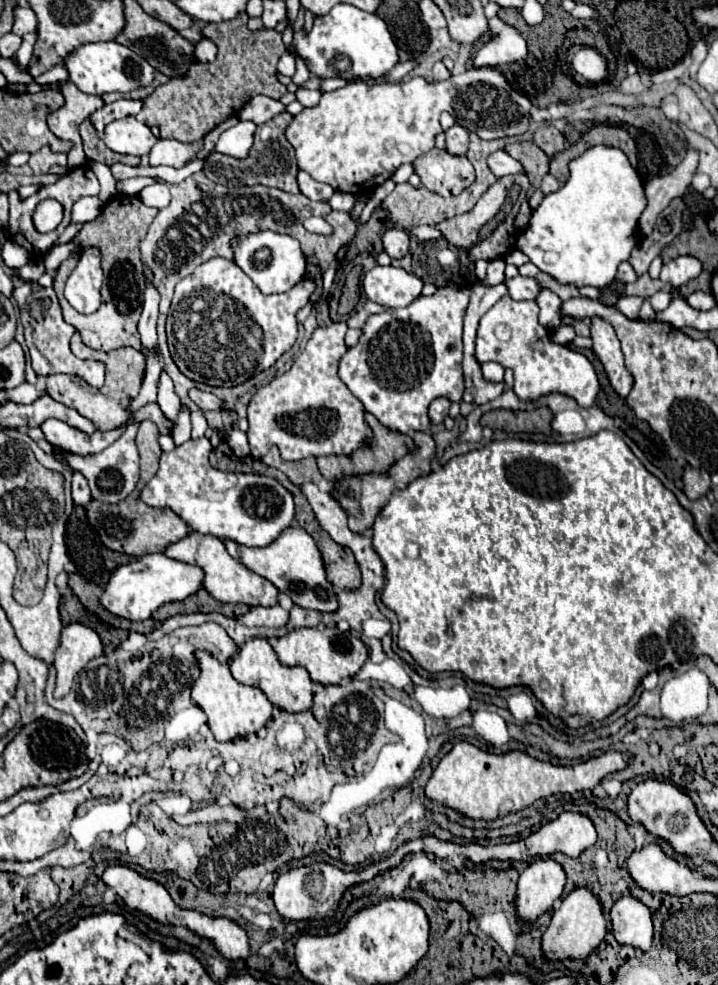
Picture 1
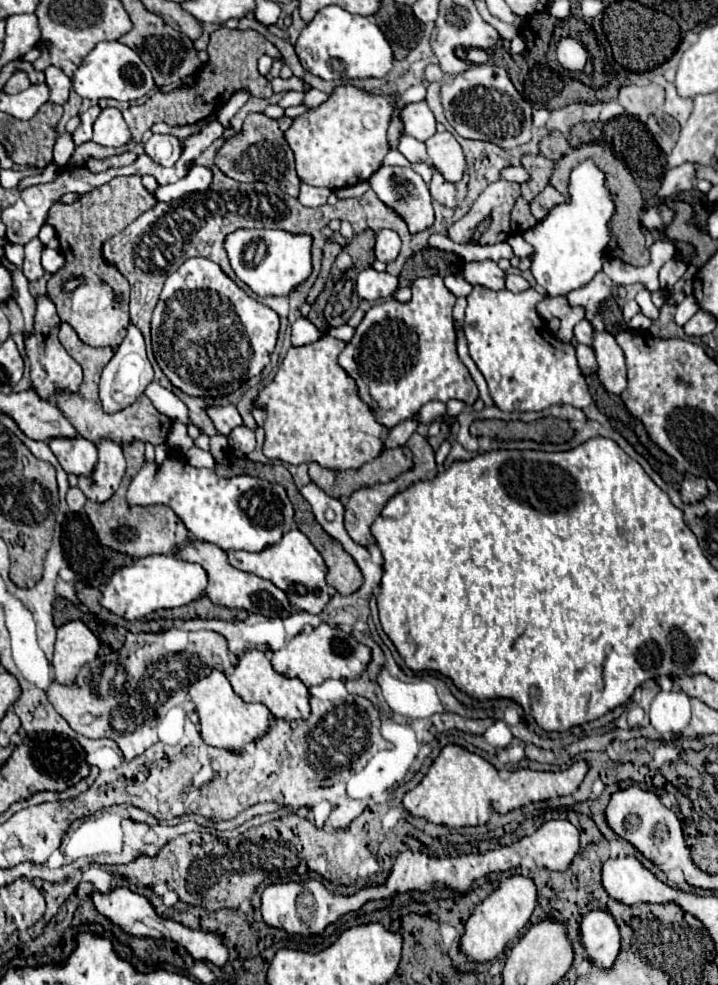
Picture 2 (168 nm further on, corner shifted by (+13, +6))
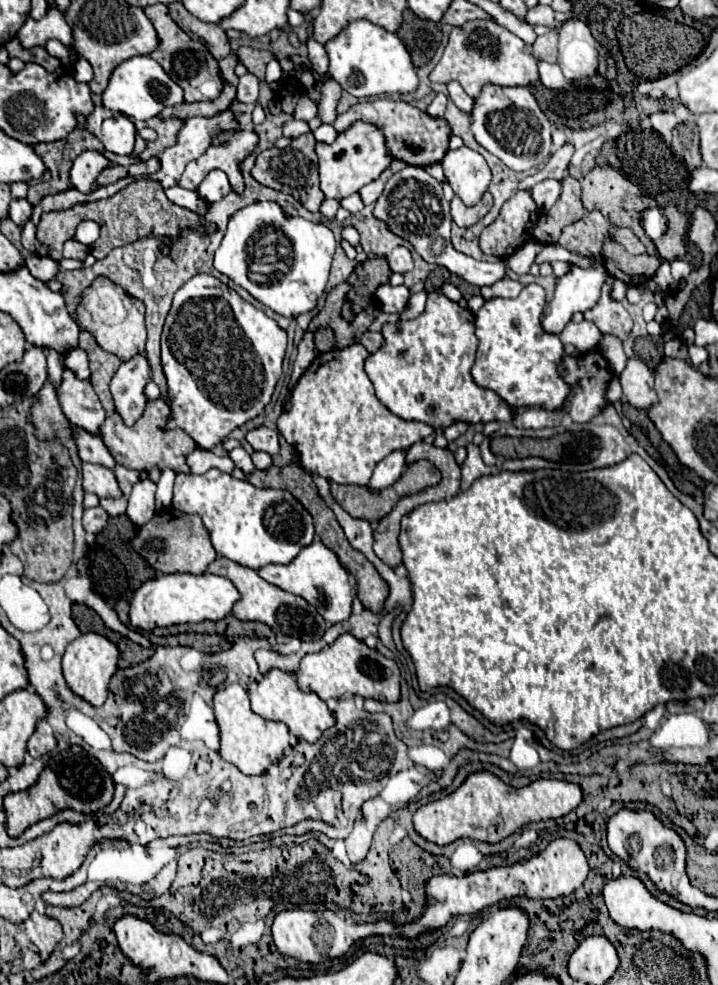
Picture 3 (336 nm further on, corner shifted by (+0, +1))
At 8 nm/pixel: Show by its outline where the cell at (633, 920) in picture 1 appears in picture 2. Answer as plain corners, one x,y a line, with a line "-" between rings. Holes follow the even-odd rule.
592,910
580,924
580,944
584,958
598,968
610,968
620,952
620,932
606,910

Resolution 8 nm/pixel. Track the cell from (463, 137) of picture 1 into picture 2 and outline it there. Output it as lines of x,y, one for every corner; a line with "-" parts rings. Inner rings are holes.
436,132
424,144
426,144
432,166
444,176
444,180
452,184
460,182
466,170
466,158
458,140
450,132
442,132
442,134

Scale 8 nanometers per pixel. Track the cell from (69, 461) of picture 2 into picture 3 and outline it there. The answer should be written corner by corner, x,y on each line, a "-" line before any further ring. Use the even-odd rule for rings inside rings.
81,463
83,489
95,493
97,497
119,497
119,485
115,481
113,469
95,463

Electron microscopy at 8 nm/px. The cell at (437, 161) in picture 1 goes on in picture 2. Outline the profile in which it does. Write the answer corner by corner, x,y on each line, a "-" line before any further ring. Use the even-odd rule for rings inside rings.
434,172
434,178
430,182
430,192
432,192
432,198
440,202
442,206
456,208
466,198
466,192
468,192
466,186
468,186
468,176
464,176
462,182
458,182
456,186
456,184
446,182
438,172

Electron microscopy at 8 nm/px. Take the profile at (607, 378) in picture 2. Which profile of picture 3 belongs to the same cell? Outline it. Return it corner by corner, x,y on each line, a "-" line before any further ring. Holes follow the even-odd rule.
631,357
627,359
627,365
623,373
619,375
621,387
623,387
623,397
637,409
647,409
649,405
655,403
655,391
653,391
653,375
649,367
637,359

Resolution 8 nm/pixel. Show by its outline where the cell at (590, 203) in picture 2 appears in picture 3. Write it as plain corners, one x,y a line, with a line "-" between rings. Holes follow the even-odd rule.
593,253
593,255
589,255
589,259
593,259
591,267
583,269
583,267
571,263
569,271
563,277
557,277
555,295
553,295
551,303
543,311
543,327
549,333
559,333
571,321
573,313
583,313
583,311
591,309
599,301
601,285
603,285
605,277
607,277
607,269
605,269
605,261
603,261
603,255
601,253

